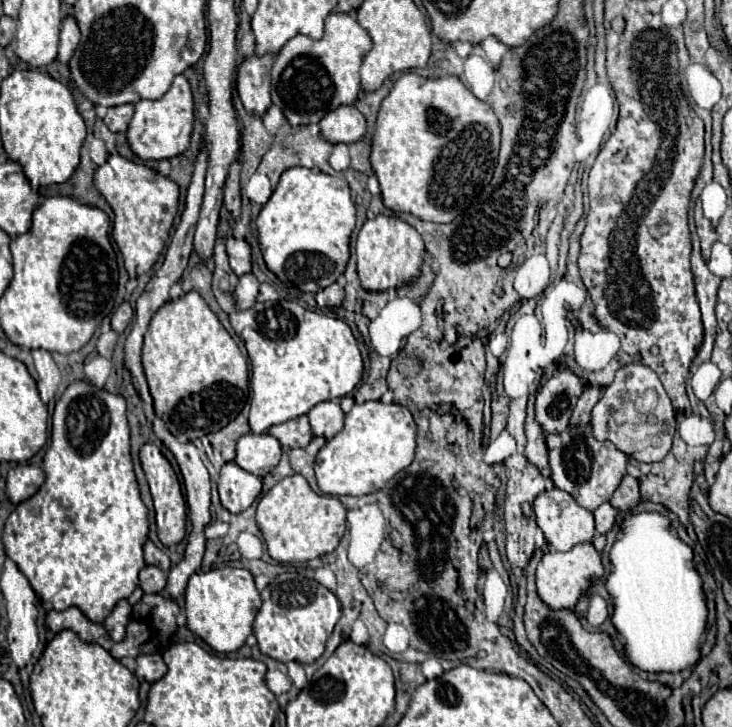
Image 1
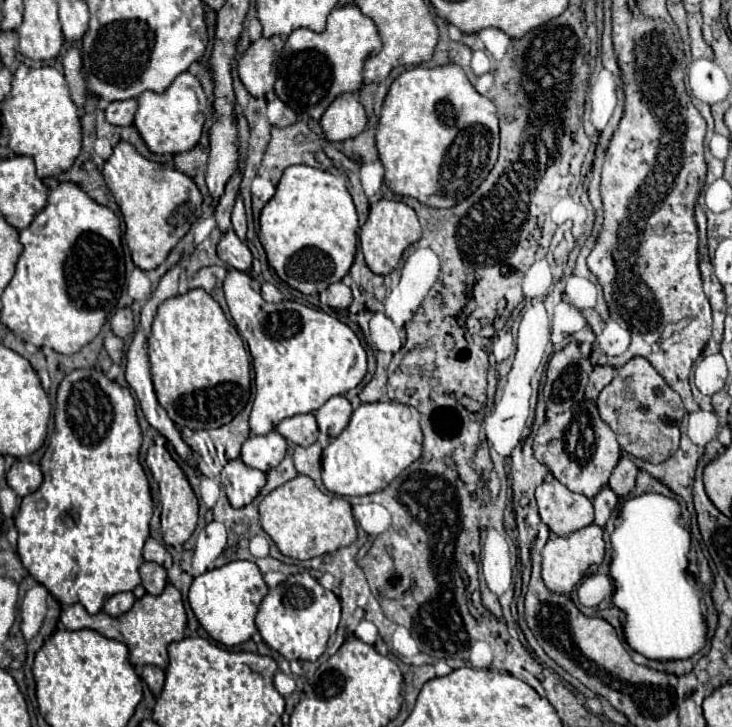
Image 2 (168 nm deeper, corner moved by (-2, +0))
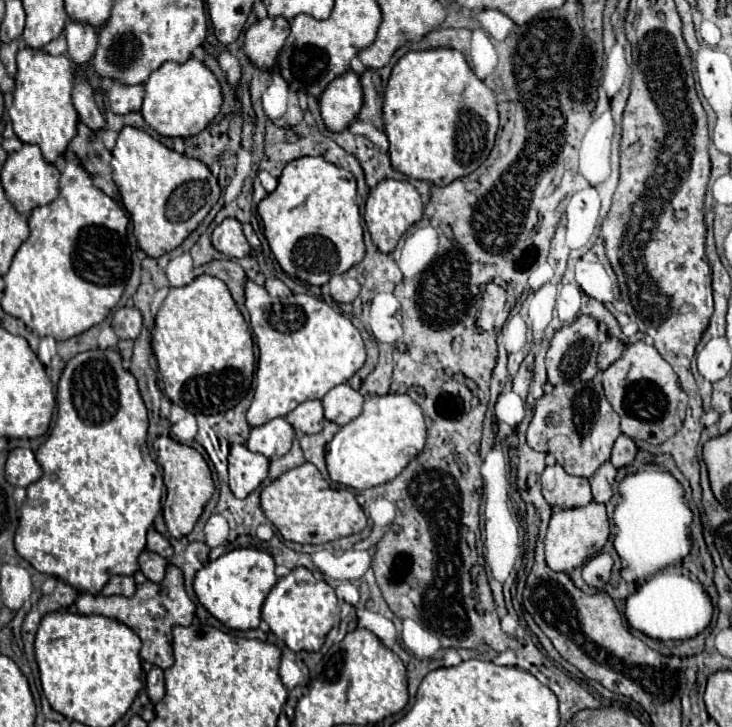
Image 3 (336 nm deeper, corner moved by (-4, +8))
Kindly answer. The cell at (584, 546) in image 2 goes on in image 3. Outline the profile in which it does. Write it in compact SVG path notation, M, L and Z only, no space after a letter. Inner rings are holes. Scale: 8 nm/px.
M590 503L586 507L576 509L554 509L548 533L544 539L546 545L546 563L552 571L570 573L572 569L584 565L588 559L598 555L606 545L610 535L610 523L606 515L606 507L600 503Z

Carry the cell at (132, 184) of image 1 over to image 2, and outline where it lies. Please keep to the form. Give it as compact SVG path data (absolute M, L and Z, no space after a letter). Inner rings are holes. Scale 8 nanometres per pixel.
M120 141L104 165L104 181L120 205L126 223L126 243L136 267L150 271L156 269L174 245L188 233L190 225L198 219L202 207L202 193L194 179L178 169L170 169L158 161L150 161L136 151L128 141Z

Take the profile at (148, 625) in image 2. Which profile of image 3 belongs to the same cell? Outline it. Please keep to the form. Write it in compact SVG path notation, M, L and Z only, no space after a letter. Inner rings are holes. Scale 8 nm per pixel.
M168 565L162 583L152 583L152 581L142 583L136 587L136 593L132 597L122 597L122 595L104 597L104 595L82 593L76 599L74 607L80 615L104 615L130 627L142 639L140 657L162 669L168 669L174 663L174 655L170 651L170 617L172 617L172 627L190 625L194 619L194 603L184 591L184 579L180 569L176 569L174 565Z

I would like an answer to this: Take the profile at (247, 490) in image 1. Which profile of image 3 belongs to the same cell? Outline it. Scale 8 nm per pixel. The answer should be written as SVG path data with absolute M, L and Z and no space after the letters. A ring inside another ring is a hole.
M232 445L228 455L230 489L238 499L250 495L268 475L268 459L260 453L252 453L246 445Z

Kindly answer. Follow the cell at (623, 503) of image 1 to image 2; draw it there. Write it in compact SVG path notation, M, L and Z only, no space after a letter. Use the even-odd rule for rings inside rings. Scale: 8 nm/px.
M620 457L618 465L610 475L608 485L614 489L616 495L628 495L634 489L636 475L638 475L638 467L628 457Z

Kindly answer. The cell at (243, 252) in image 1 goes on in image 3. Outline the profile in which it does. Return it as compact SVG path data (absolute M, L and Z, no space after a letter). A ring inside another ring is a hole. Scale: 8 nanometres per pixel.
M224 219L212 233L212 245L226 257L242 259L252 253L252 247L248 245L242 225L238 219Z

